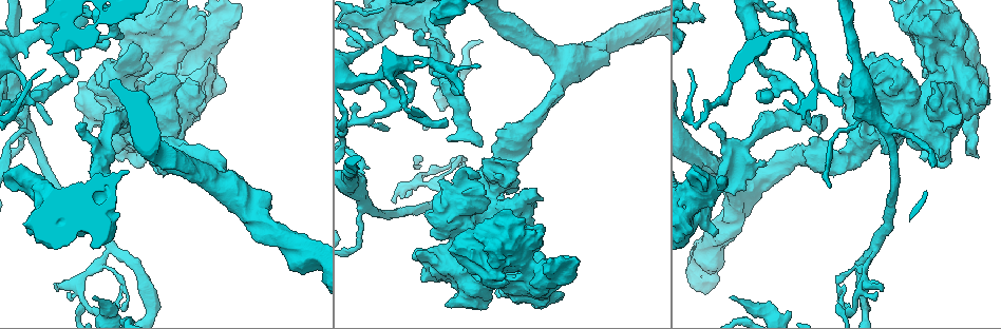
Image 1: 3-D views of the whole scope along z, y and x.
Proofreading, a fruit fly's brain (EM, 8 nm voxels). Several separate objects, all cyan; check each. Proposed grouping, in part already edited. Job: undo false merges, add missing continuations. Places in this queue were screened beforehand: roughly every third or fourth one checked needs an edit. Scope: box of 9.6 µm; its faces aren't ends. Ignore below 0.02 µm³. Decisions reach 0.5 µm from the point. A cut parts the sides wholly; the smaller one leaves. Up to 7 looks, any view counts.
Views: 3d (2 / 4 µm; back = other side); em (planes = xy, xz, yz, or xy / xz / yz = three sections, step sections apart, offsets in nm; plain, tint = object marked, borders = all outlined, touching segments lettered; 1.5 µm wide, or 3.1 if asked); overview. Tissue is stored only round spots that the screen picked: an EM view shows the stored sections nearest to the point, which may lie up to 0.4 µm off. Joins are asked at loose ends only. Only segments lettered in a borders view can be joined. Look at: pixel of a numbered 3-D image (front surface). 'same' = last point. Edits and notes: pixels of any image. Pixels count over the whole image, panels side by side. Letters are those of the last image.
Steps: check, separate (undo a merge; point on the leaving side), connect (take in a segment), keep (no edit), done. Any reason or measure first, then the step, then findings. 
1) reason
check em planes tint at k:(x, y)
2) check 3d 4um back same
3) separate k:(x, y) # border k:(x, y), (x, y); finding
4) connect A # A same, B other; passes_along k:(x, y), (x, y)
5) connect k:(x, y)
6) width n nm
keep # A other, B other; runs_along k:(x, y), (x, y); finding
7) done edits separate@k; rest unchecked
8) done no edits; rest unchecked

closes a loop
check 3d 2um at 1:(839, 290)

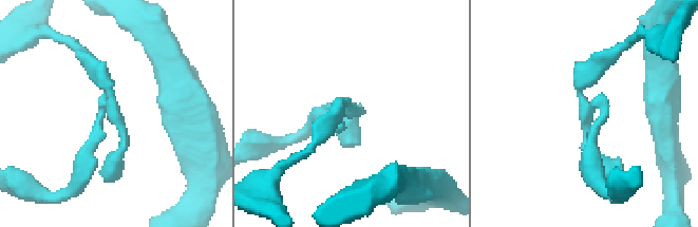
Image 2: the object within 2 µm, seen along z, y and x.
check em planes borders at 2:(351, 108)

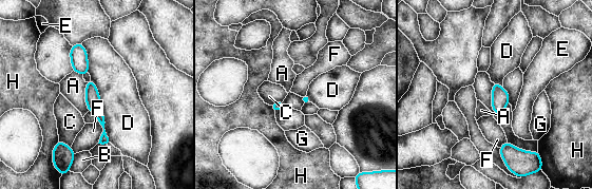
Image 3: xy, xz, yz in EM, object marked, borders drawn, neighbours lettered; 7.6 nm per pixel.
width 120 nm; longest_contact D 500 nm
keep # A other, B other, C other, D other, E other, F other, G other, H other; one neuron here

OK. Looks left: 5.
check 3d 4um at 1:(406, 196)

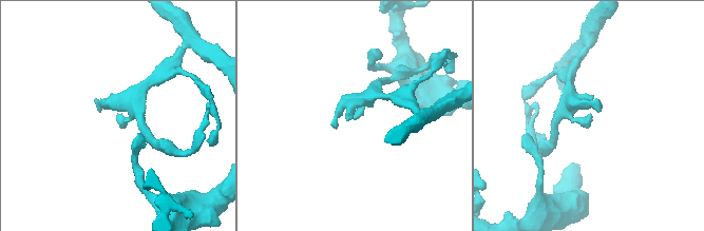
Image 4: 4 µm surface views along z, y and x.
check em xy step 4 borders at 4:(589, 114)

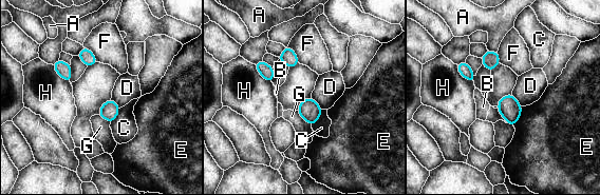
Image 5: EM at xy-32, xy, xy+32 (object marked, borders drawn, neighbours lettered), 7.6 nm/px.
cut it another way
check em planes borders same

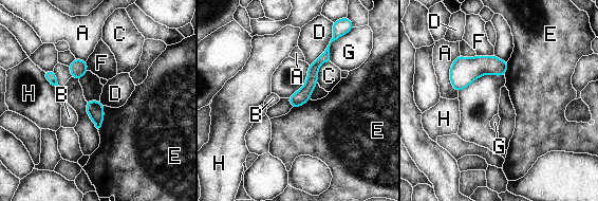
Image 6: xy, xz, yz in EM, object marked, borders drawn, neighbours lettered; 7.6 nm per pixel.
keep # A other, B other, C other, D other, E other, F other, G other, H other; runs_along 6:(326, 53), (294, 105); no lettered segment goes on from it

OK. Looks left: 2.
thin end
check em xz step 4 borders at 1:(797, 59)

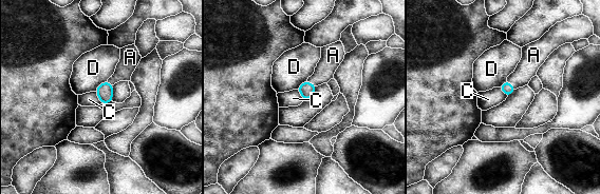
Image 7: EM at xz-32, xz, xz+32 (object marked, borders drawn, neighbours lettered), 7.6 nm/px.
width 90 nm
connect A # A same, C other, D other; passes_along 7:(306, 90), (313, 84), (331, 58); the neuron continues

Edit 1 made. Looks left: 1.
done edits connect@7; rest unchecked

